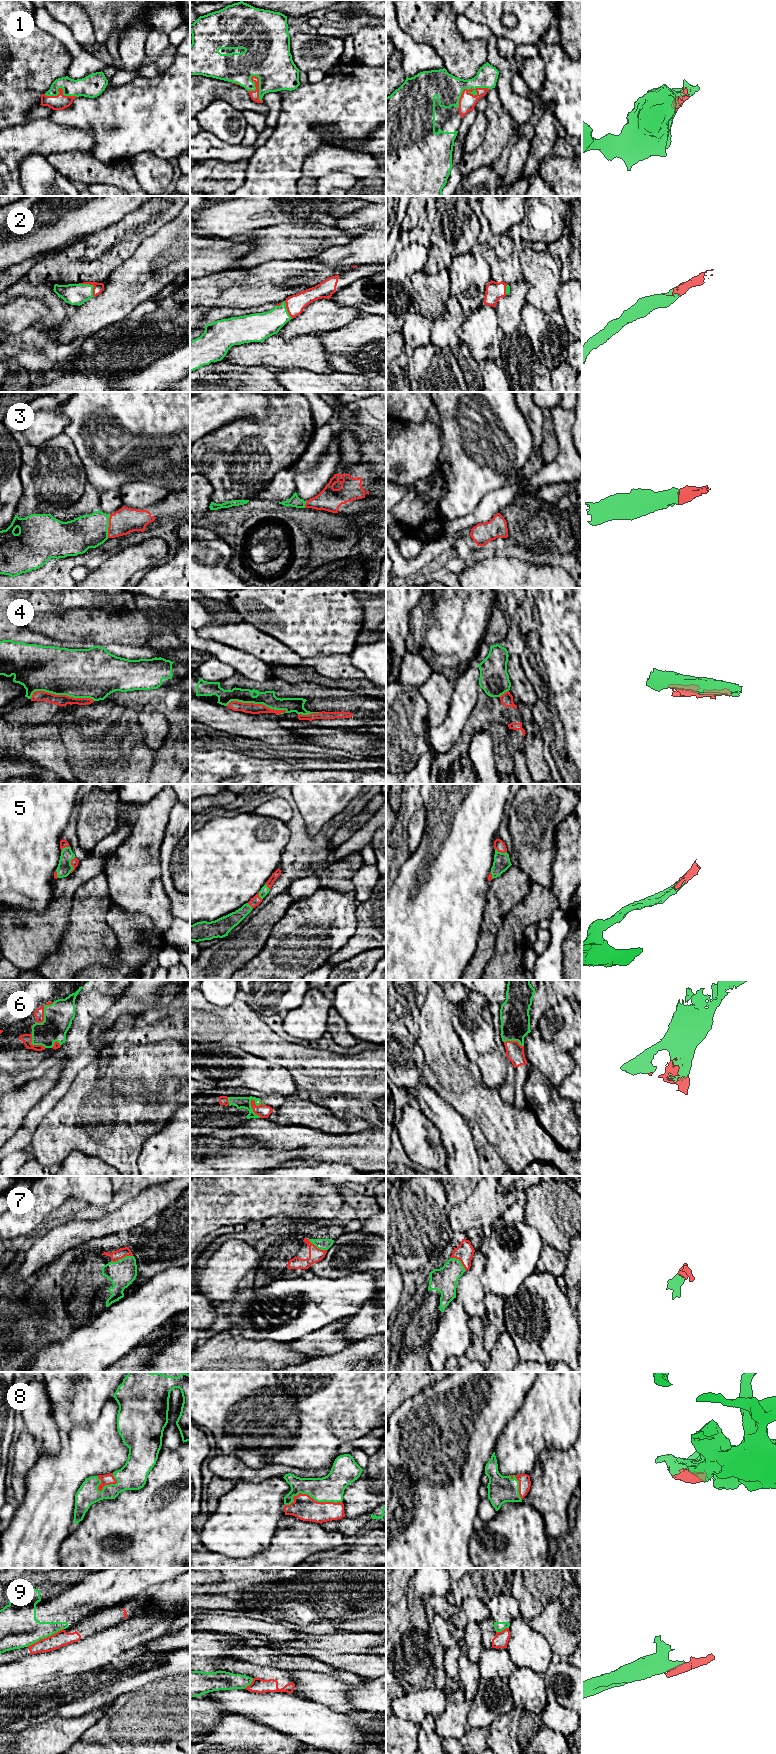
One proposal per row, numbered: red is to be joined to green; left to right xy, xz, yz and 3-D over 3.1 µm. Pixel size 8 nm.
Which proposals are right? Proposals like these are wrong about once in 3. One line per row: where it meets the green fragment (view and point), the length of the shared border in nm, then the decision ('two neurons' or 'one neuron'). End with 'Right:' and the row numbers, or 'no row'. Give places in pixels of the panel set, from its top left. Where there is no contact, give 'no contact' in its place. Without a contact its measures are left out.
1: meets green in yz at (467, 89); contact 300 nm long; one neuron
2: meets green in xy at (91, 285); contact 170 nm long; one neuron
3: meets green in xy at (108, 526); contact 190 nm long; one neuron
4: meets green in xz at (256, 703); contact 500 nm long; two neurons
5: meets green in xy at (71, 865); contact 130 nm long; one neuron
6: meets green in xz at (251, 1108); contact 170 nm long; one neuron
7: meets green in xy at (122, 1258); contact 180 nm long; one neuron
8: meets green in xz at (311, 1497); contact 460 nm long; one neuron
9: meets green in xy at (45, 1637); contact 320 nm long; two neurons
Right: 1, 2, 3, 5, 6, 7, 8

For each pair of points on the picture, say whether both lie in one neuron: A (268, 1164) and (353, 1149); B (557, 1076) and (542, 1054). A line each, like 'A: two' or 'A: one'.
A: two
B: one

